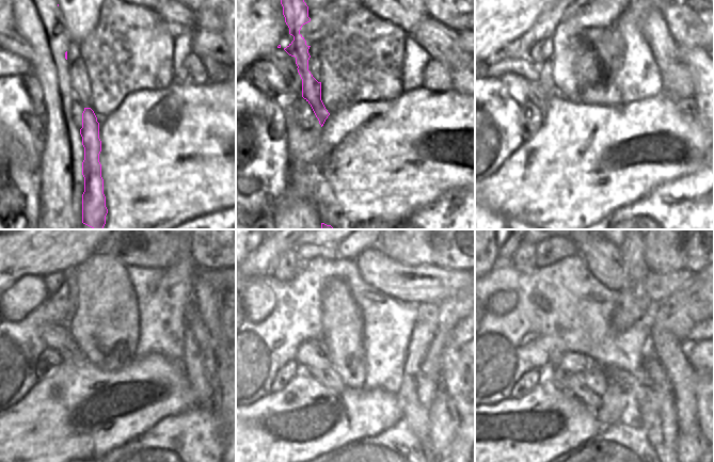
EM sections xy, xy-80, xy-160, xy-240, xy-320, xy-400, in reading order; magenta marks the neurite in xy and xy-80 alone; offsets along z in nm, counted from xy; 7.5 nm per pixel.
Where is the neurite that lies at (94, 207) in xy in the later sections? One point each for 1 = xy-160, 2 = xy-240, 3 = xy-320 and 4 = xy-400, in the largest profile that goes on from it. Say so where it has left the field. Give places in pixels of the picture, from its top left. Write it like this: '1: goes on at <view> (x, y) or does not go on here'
1: goes on at xy-160 (541, 30)
2: goes on at xy-240 (28, 292)
3: goes on at xy-320 (258, 300)
4: goes on at xy-400 (502, 302)

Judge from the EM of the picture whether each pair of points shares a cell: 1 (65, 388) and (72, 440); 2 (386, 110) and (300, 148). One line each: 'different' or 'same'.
1: same
2: different

